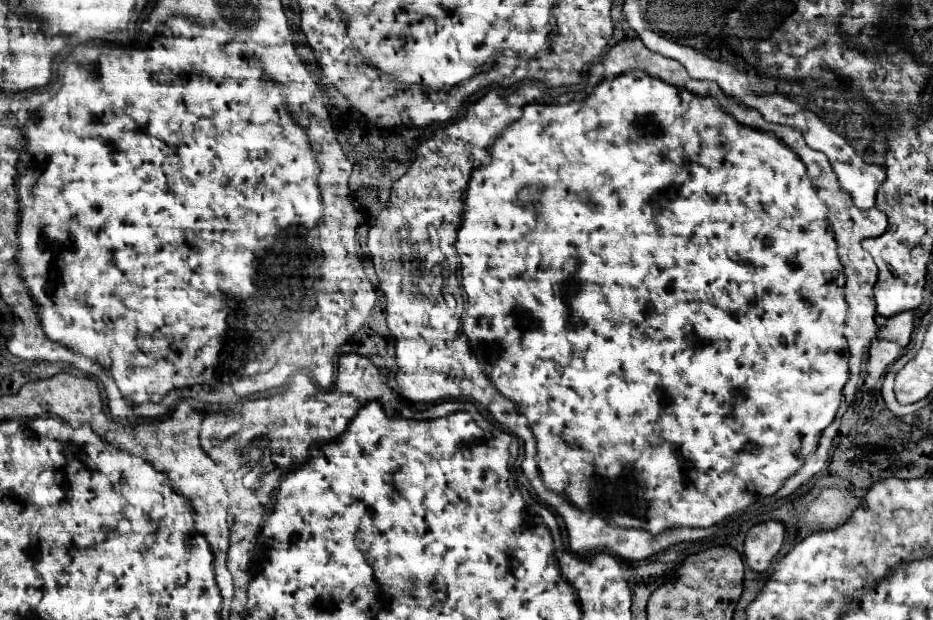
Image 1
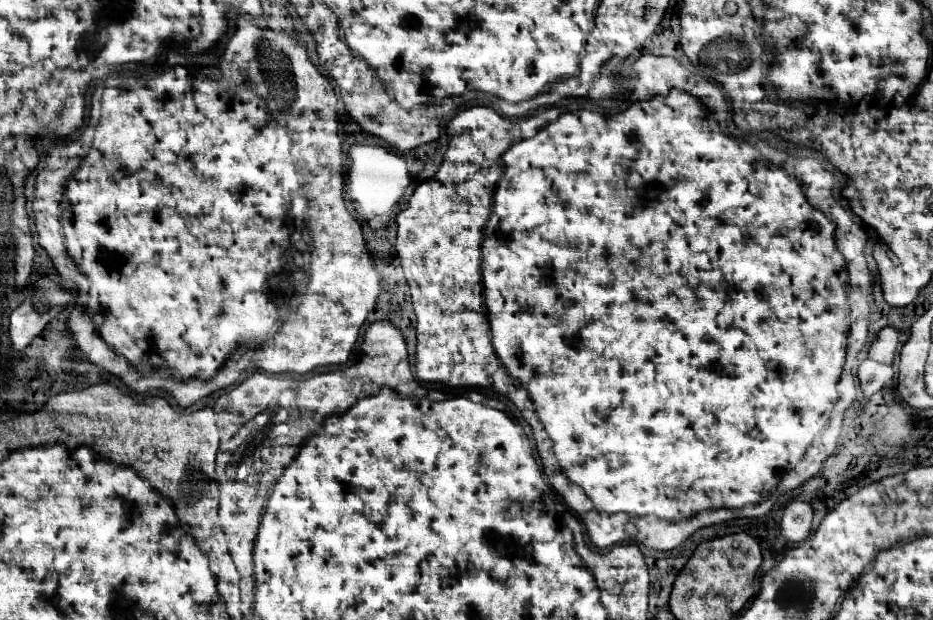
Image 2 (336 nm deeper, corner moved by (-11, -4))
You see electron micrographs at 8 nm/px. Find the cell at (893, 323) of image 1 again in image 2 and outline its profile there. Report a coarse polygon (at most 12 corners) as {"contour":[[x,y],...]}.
{"contour":[[884,327],[870,345],[868,357],[892,363],[898,333]]}

